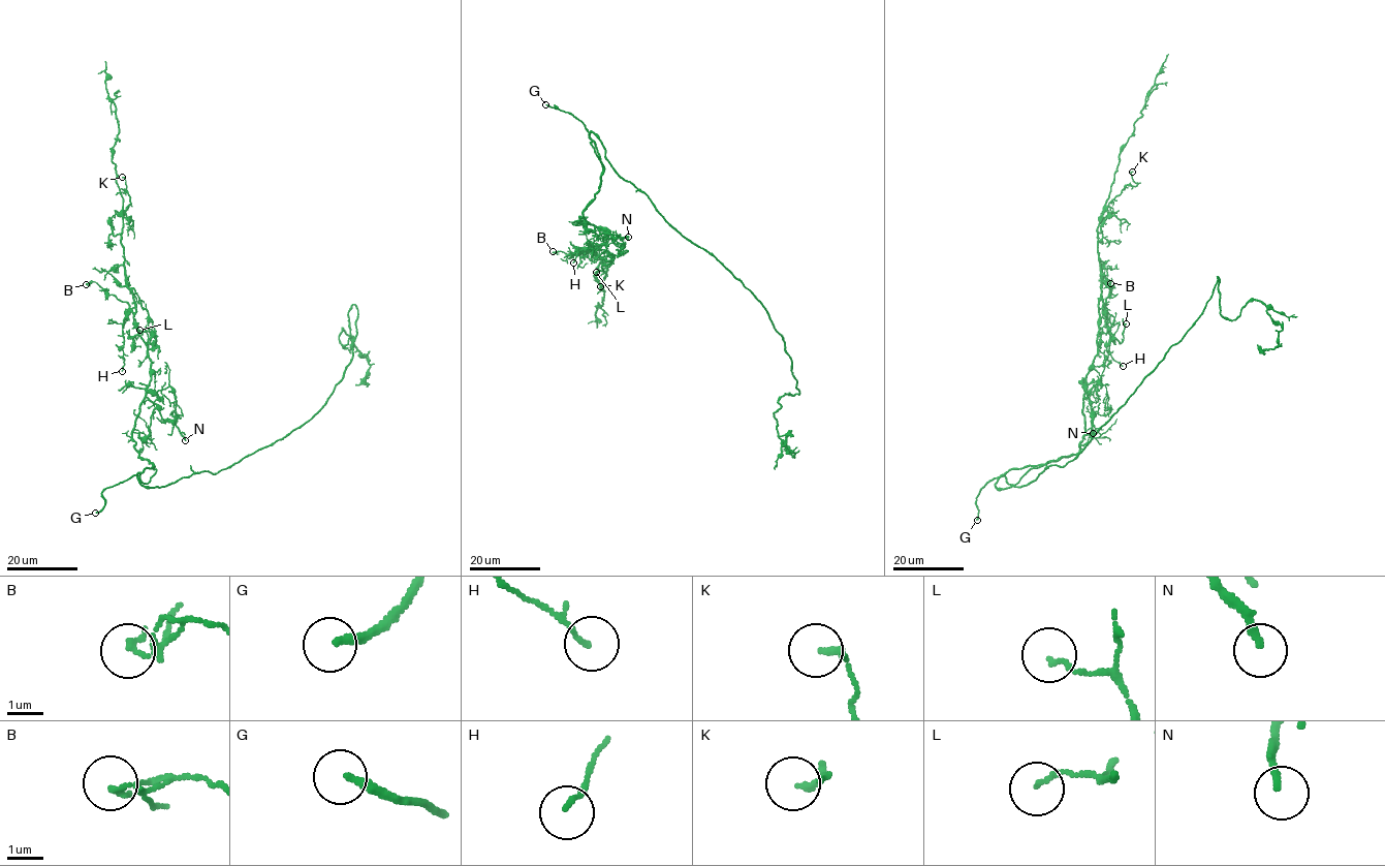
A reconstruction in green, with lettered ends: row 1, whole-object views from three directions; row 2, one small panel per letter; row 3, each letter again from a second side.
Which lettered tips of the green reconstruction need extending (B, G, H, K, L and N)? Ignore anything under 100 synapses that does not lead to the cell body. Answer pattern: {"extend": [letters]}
{"extend": ["G"]}

